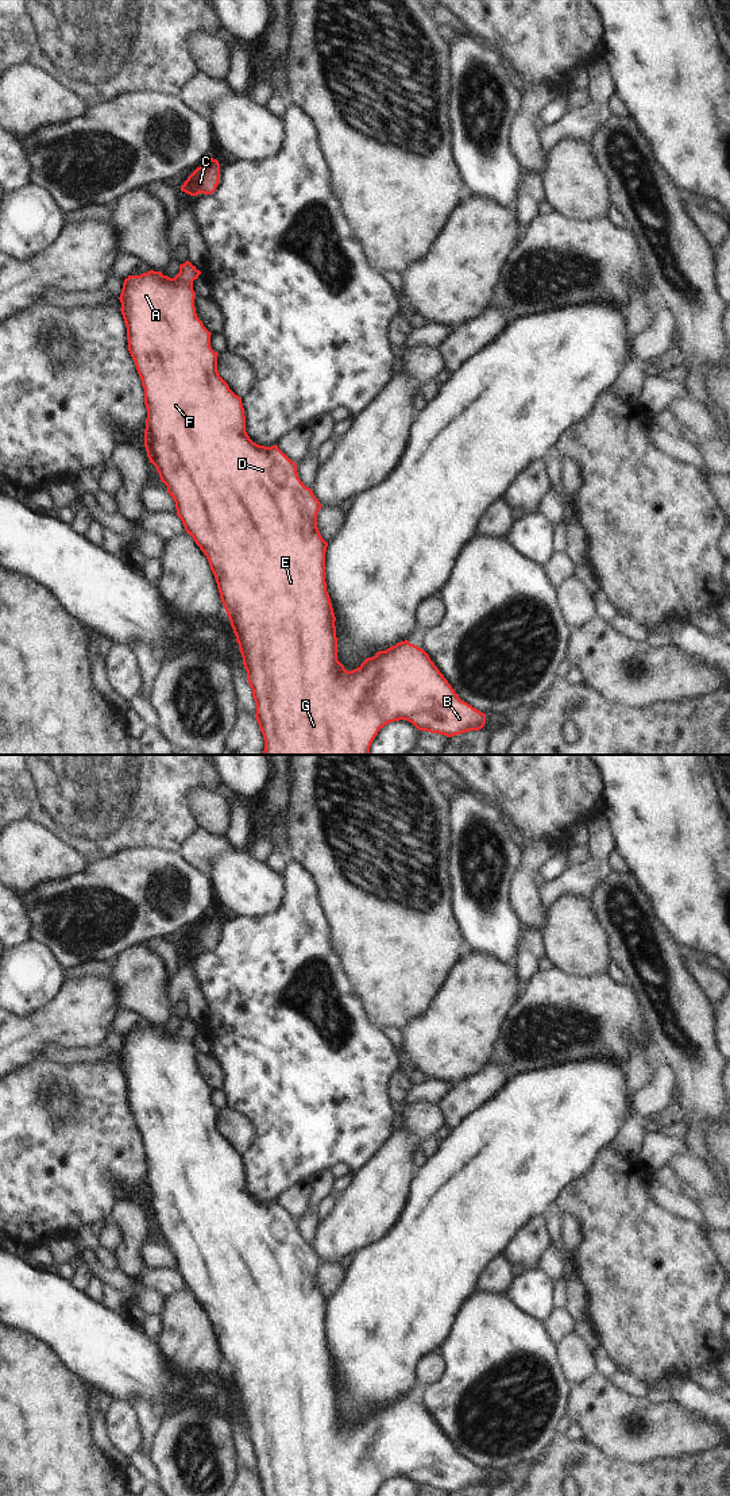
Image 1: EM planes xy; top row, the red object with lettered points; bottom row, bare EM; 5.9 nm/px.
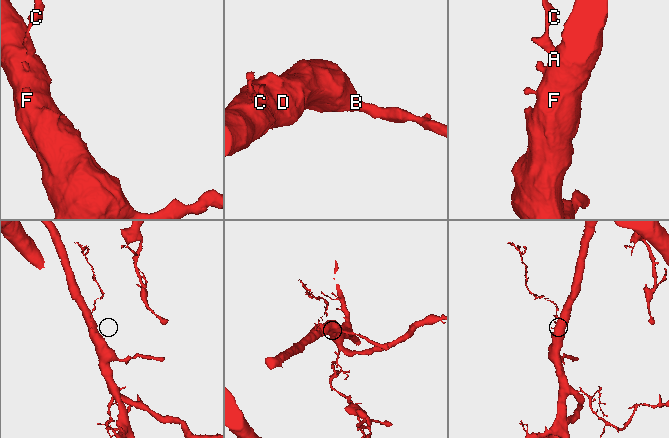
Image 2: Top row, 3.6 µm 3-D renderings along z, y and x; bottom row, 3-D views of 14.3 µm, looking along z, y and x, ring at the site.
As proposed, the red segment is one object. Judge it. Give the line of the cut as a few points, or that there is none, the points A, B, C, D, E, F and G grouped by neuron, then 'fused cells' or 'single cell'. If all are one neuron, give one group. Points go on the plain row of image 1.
cut none; groups A B C D E F G; single cell

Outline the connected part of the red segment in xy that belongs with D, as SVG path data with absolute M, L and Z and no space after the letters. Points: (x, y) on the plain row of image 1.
M189 1017L179 1021L179 1029L170 1034L162 1027L150 1026L140 1032L128 1032L124 1036L121 1050L121 1071L127 1083L128 1107L135 1118L138 1130L144 1145L144 1161L147 1165L144 1203L150 1219L159 1230L161 1237L167 1242L167 1249L175 1258L177 1272L181 1275L186 1289L189 1289L206 1312L215 1331L223 1362L231 1377L236 1392L243 1420L247 1427L247 1437L252 1446L256 1461L256 1477L263 1496L374 1496L379 1485L389 1478L406 1476L418 1487L452 1493L470 1487L479 1487L486 1480L486 1470L461 1457L452 1442L439 1427L429 1411L408 1396L397 1399L386 1407L376 1408L367 1414L358 1424L347 1427L337 1416L337 1393L335 1369L327 1347L325 1338L325 1307L328 1299L321 1293L317 1284L317 1269L321 1265L310 1244L306 1244L298 1234L297 1221L285 1211L278 1202L264 1203L254 1199L246 1188L246 1172L242 1154L236 1152L217 1127L217 1108L210 1103L210 1088L197 1073L193 1046L193 1037L201 1030Z

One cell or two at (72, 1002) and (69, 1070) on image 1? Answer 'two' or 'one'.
two

